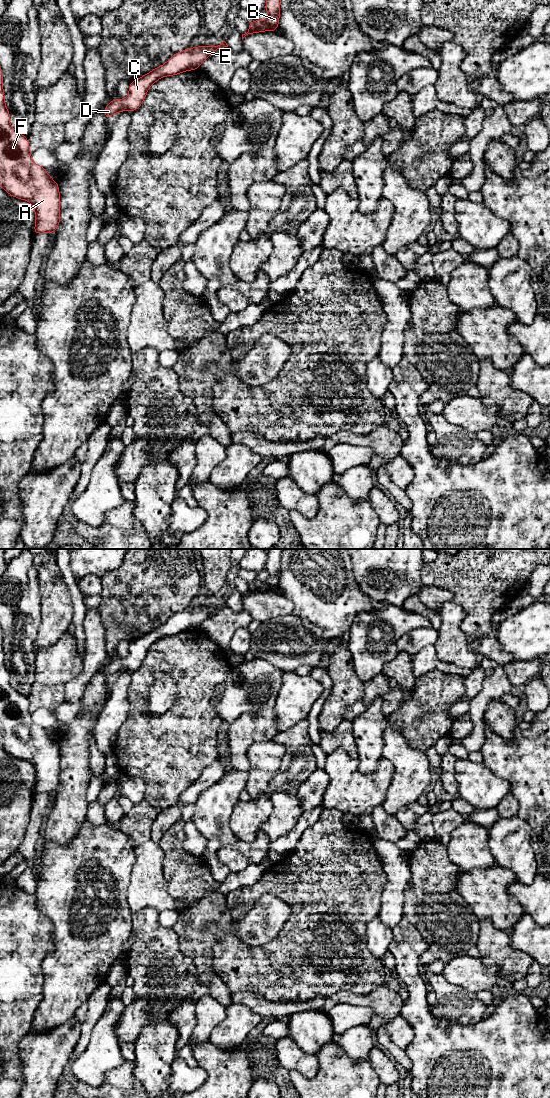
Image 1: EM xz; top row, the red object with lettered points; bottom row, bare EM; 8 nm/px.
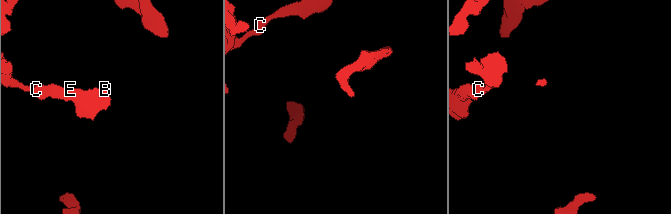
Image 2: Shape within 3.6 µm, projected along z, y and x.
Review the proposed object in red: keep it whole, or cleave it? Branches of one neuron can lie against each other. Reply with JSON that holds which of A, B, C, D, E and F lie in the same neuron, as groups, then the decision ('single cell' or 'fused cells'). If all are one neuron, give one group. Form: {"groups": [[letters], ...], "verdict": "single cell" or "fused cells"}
{"groups": [["A", "B", "C", "D", "E", "F"]], "verdict": "single cell"}

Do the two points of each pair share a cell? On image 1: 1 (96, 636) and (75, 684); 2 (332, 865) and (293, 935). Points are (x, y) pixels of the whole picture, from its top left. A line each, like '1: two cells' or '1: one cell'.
1: one cell
2: one cell

